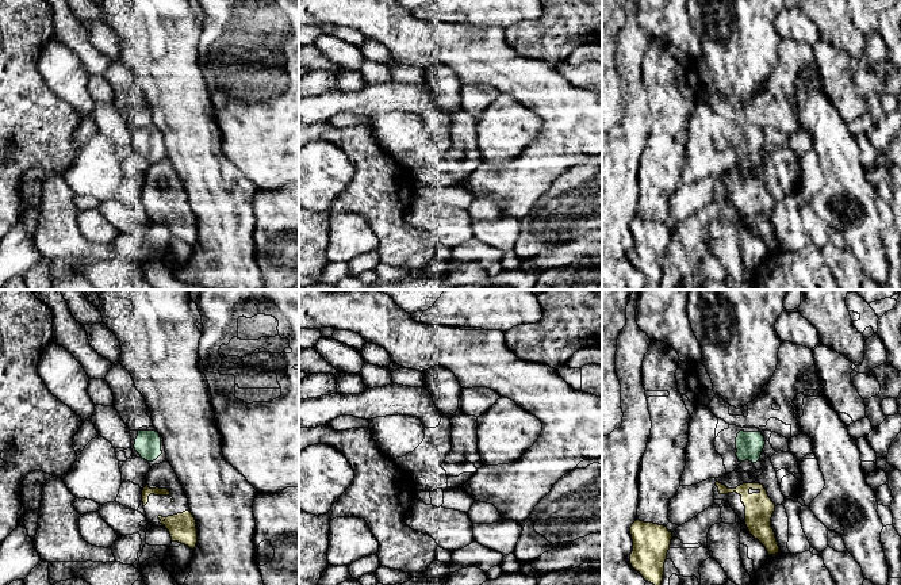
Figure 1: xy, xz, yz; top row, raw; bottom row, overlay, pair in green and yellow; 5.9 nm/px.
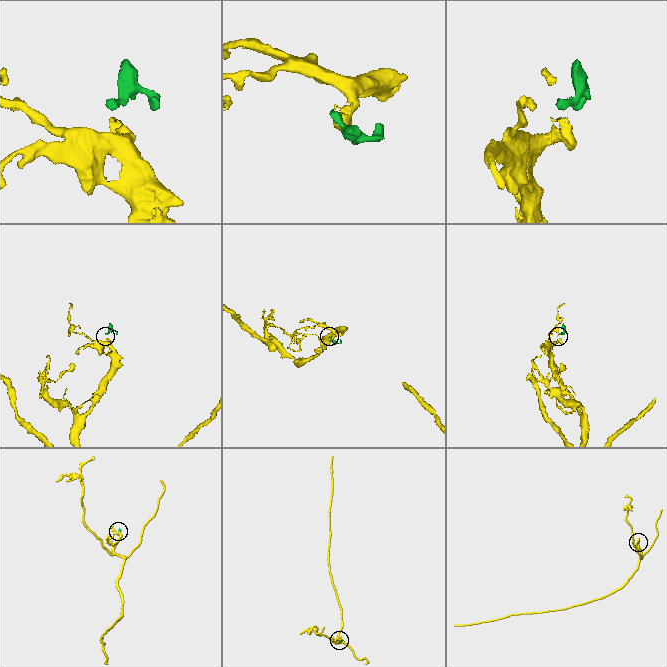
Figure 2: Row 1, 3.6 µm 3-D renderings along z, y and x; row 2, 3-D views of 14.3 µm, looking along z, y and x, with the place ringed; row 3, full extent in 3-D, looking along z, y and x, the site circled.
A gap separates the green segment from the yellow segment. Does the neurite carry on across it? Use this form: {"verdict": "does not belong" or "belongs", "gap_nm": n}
{"verdict": "does not belong", "gap_nm": 130}

